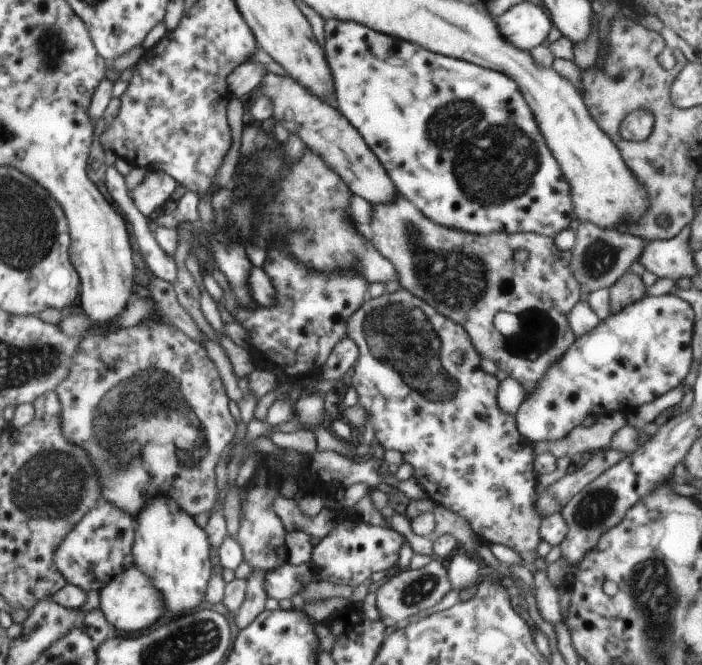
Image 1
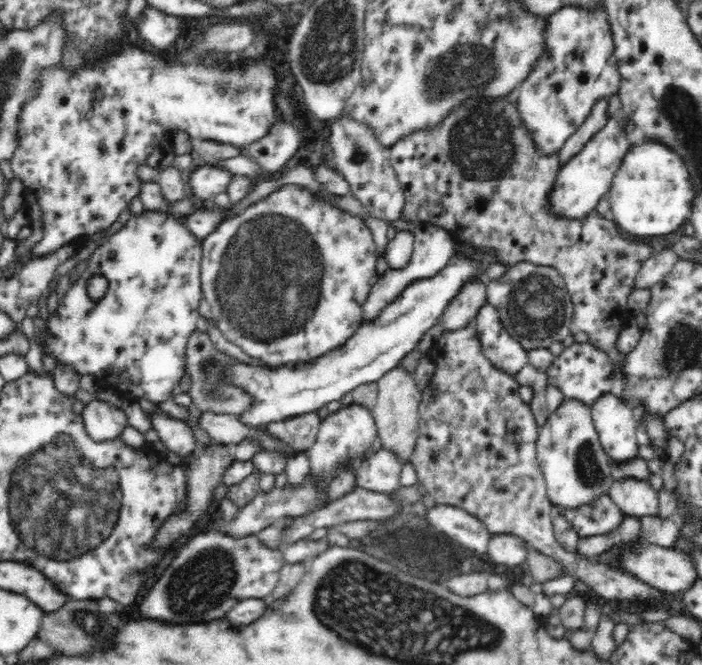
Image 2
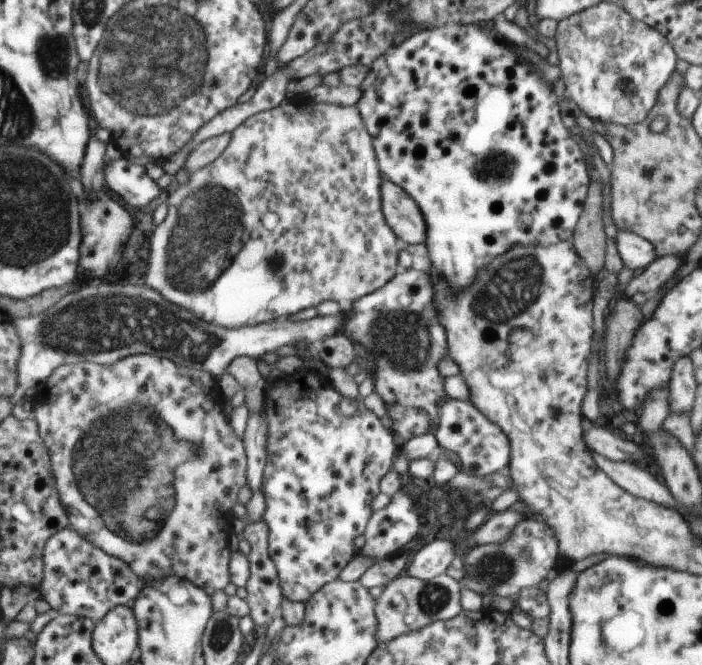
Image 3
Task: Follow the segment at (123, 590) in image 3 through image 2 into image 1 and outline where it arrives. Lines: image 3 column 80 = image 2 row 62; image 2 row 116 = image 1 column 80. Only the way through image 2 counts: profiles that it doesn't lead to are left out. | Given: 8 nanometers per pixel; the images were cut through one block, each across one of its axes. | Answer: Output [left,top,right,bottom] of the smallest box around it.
[55,500,139,595]

